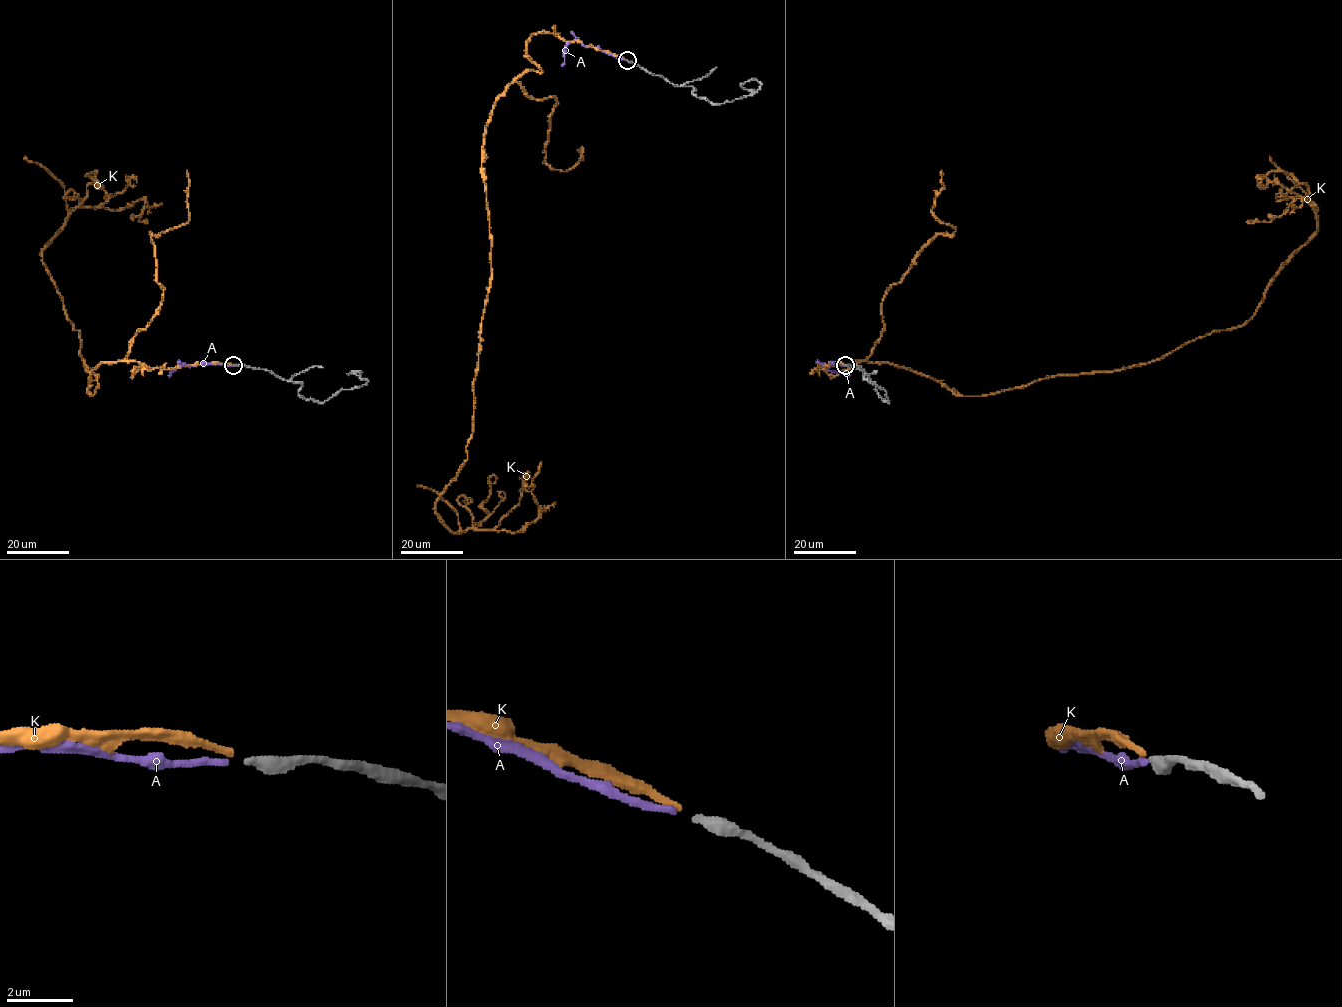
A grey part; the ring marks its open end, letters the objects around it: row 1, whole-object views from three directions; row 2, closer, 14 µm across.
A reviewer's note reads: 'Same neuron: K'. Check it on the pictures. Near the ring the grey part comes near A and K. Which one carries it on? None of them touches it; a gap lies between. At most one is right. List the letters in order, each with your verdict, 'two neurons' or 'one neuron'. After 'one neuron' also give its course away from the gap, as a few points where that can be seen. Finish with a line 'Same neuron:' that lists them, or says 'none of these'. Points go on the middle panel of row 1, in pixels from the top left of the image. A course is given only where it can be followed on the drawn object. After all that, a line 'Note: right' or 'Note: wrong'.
A: one neuron | via (625, 60), (573, 41), (565, 46), (561, 66)
K: two neurons
Same neuron: A
Note: wrong

